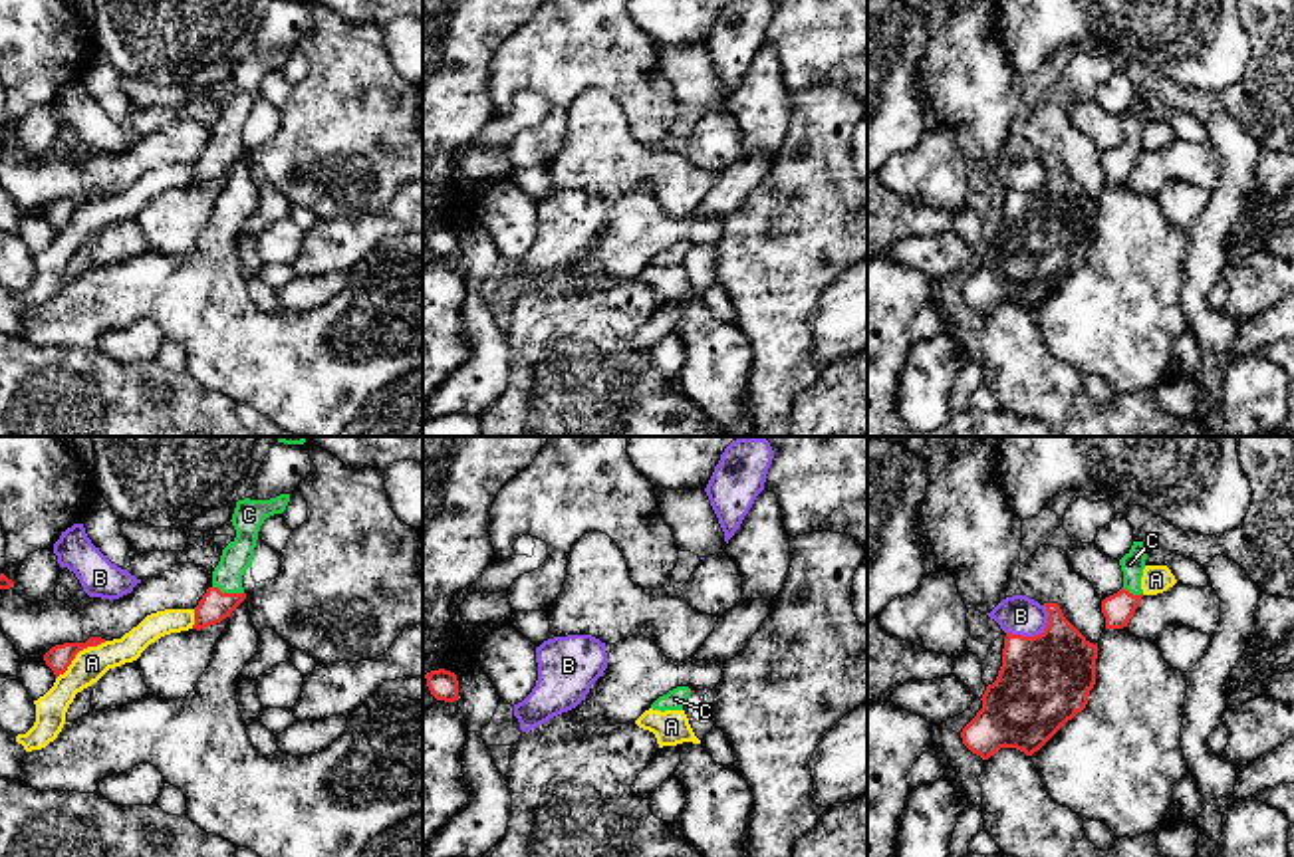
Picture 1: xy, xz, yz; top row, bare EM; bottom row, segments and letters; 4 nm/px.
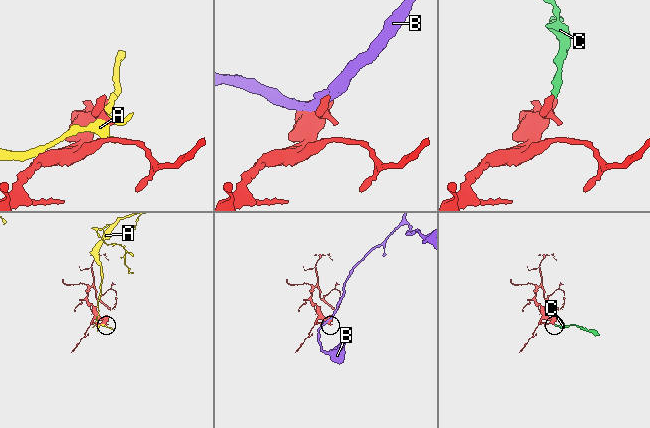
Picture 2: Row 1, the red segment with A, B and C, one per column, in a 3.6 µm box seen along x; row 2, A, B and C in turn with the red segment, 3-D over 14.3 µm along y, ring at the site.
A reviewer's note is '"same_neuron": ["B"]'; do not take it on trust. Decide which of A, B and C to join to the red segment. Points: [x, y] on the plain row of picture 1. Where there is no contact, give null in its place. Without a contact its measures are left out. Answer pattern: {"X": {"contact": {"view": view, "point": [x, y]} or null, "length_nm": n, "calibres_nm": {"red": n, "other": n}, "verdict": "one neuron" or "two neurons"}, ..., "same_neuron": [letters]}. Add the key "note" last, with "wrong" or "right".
{"A": {"contact": {"view": "xy", "point": [78, 207]}, "length_nm": 260, "calibres_nm": {"red": 100, "other": 140}, "verdict": "two neurons"}, "B": {"contact": {"view": "yz", "point": [1035, 191]}, "length_nm": 200, "calibres_nm": {"red": 380, "other": 160}, "verdict": "two neurons"}, "C": {"contact": {"view": "xy", "point": [229, 149]}, "length_nm": 130, "calibres_nm": {"red": 130, "other": 120}, "verdict": "one neuron"}, "same_neuron": ["C"], "note": "wrong"}

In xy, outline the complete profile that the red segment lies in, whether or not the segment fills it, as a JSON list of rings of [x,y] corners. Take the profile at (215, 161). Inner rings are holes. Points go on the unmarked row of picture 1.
[[[280,50],[270,56],[238,56],[232,81],[236,93],[222,105],[220,117],[212,127],[212,141],[206,145],[194,163],[193,184],[216,181],[246,155],[242,131],[252,123],[254,103],[260,81],[266,73],[282,69],[290,58],[290,50]]]

